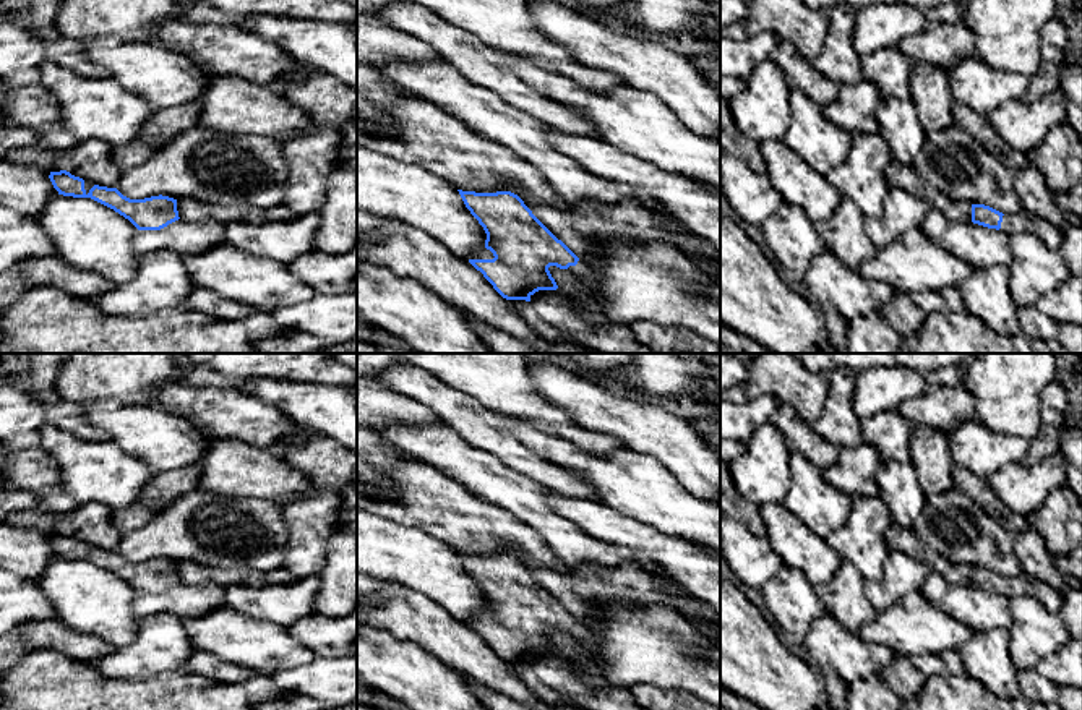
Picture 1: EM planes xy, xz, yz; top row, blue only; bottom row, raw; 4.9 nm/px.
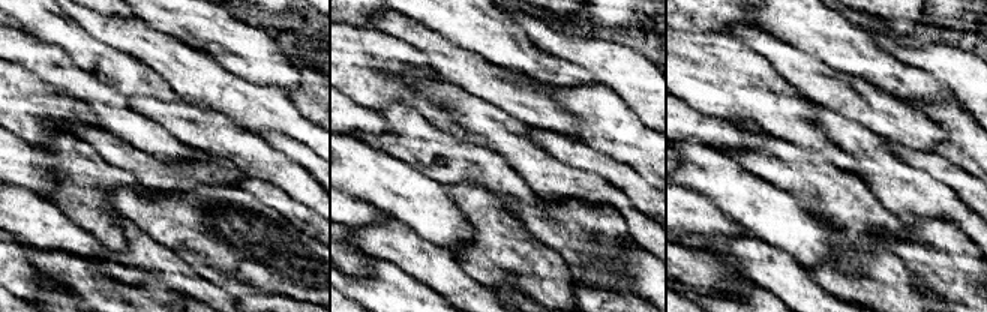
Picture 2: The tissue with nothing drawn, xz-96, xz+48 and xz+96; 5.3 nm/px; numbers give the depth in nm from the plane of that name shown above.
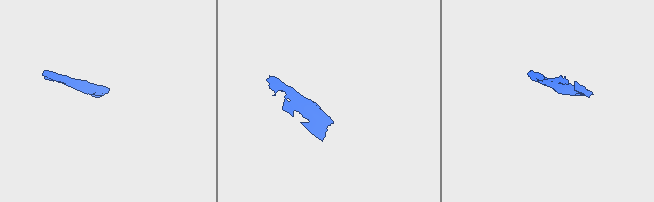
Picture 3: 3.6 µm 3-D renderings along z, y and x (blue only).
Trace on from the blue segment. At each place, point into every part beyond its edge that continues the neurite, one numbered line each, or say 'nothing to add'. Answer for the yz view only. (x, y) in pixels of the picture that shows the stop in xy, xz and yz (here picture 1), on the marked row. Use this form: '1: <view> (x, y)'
1: yz (1050, 234)

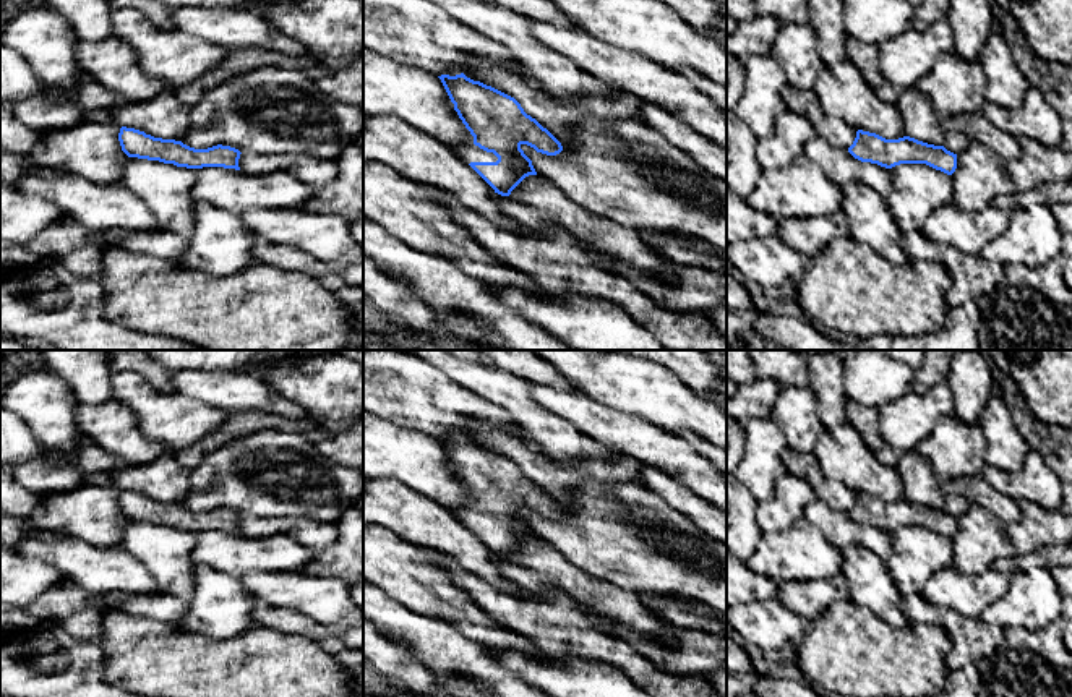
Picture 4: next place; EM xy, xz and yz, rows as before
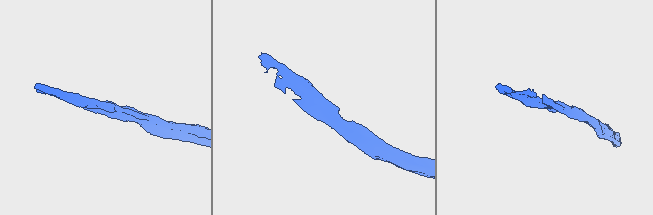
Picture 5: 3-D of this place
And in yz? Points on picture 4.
nothing to add

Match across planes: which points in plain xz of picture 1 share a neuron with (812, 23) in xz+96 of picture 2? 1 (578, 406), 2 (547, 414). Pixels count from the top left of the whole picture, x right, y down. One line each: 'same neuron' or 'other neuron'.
1: other neuron
2: same neuron

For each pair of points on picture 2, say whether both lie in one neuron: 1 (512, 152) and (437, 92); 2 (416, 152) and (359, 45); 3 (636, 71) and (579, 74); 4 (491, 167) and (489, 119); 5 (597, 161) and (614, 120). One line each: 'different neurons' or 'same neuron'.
1: same neuron
2: different neurons
3: different neurons
4: different neurons
5: different neurons

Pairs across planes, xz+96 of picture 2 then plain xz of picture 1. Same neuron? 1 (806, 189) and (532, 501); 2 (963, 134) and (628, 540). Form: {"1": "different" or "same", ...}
{"1": "different", "2": "different"}

